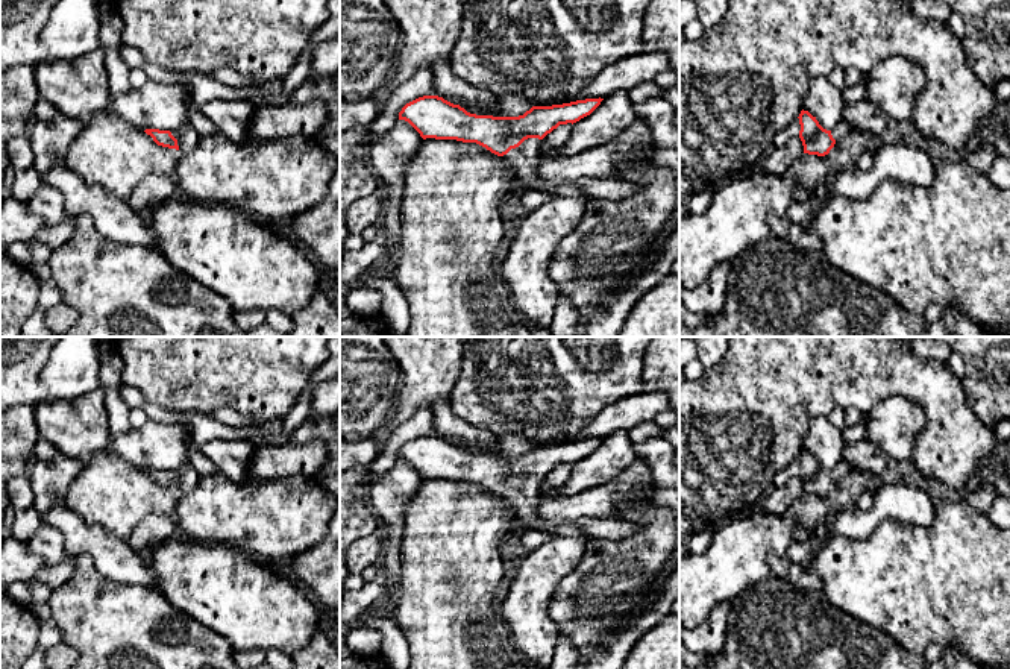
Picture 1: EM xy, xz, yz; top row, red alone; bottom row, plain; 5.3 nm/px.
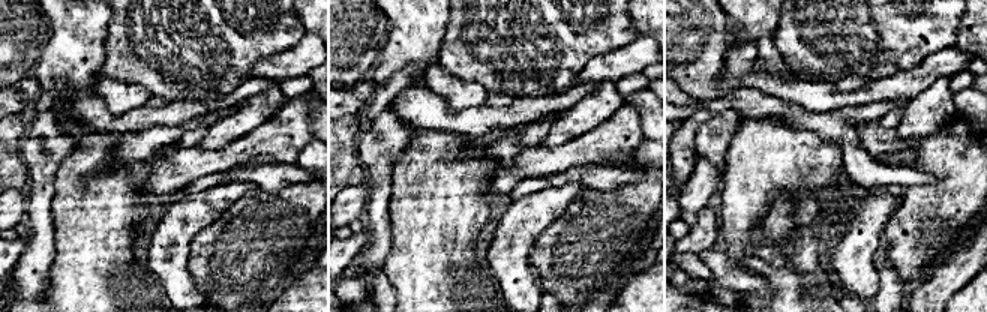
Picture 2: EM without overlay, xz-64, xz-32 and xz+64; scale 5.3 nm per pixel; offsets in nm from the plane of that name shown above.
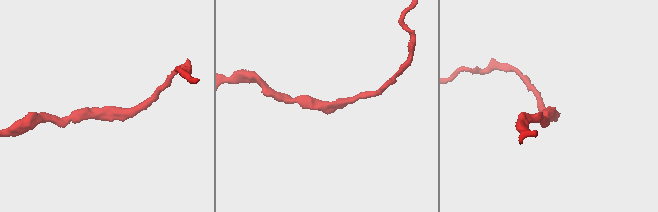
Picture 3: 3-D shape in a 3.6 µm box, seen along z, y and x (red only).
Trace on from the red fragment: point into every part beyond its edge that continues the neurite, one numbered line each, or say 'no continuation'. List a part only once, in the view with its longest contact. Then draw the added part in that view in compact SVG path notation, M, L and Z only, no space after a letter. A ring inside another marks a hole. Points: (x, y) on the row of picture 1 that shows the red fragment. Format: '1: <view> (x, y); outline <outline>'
1: xz (526, 157); outline M528 138L519 147L511 149L503 159L516 167L519 182L531 190L554 196L587 196L590 199L623 200L640 190L635 182L620 177L584 177L573 182L550 184L537 176L541 161L541 140Z

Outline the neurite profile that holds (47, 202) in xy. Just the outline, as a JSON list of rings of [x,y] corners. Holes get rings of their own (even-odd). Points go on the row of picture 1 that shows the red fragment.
[[[41,185],[26,203],[29,211],[41,217],[47,225],[58,225],[70,218],[65,212],[62,193],[50,185]]]

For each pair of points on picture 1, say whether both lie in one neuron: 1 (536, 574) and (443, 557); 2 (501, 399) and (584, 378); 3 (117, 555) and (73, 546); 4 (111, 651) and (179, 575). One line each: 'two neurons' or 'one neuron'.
1: two neurons
2: one neuron
3: one neuron
4: two neurons

